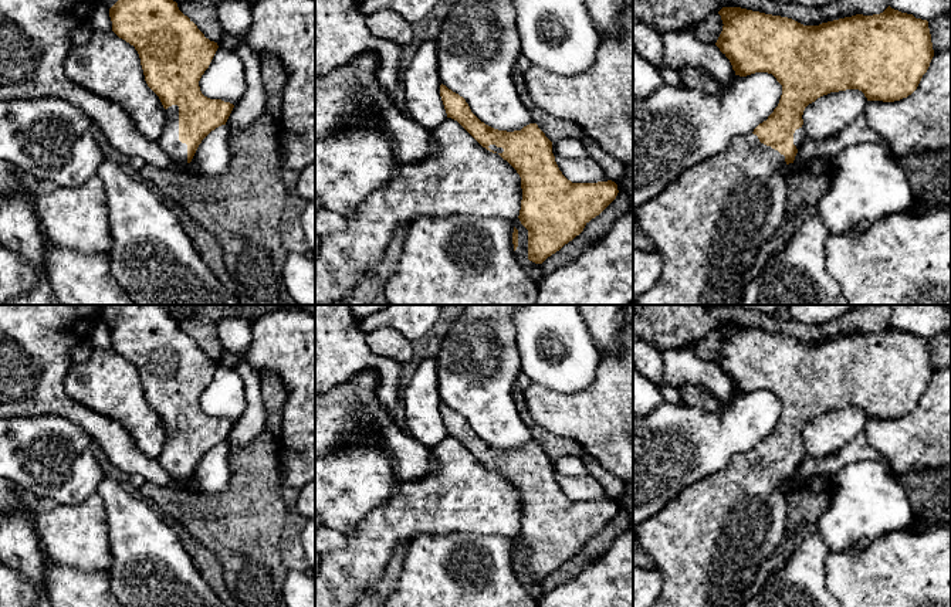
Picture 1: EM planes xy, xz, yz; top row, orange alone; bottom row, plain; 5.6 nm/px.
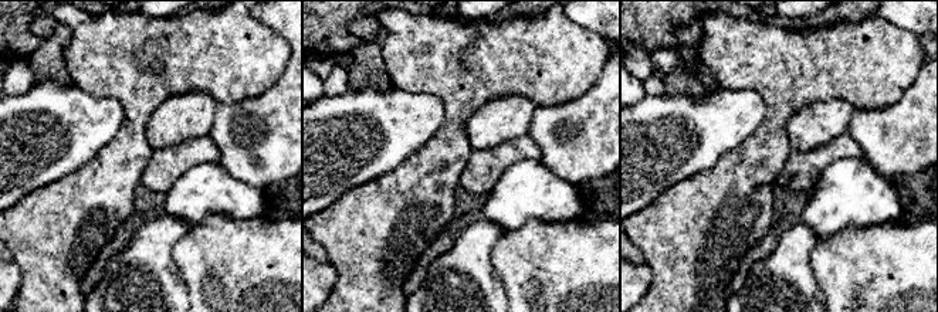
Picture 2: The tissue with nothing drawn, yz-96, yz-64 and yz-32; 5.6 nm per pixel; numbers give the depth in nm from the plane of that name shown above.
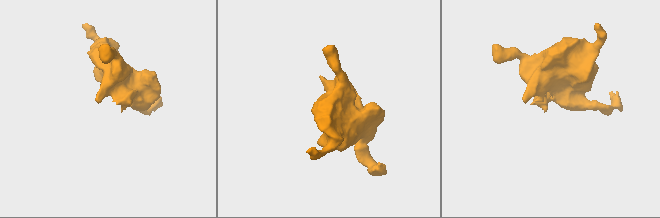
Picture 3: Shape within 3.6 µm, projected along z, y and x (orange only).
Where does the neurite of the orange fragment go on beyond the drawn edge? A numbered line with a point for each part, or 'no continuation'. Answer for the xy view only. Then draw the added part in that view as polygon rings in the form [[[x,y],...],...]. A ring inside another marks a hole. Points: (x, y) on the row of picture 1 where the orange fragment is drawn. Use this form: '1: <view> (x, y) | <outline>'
1: xy (169, 141) | [[[172,105],[166,109],[167,121],[165,130],[159,138],[160,147],[167,153],[167,156],[176,163],[187,163],[187,145],[179,140],[179,106]]]

